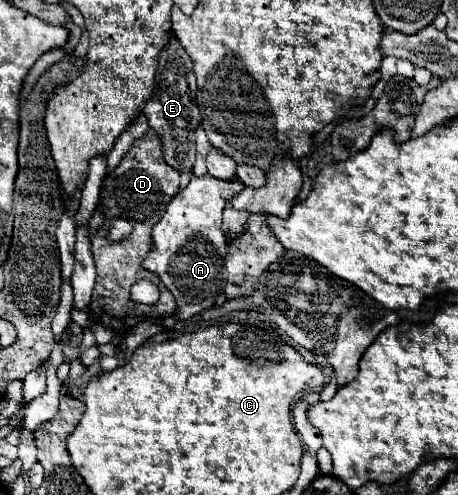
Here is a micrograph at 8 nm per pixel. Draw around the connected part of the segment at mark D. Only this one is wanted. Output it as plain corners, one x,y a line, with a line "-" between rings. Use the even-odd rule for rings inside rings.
148,129
144,137
134,141
132,149
122,157
120,167
108,173
104,181
102,197
100,197
104,225
96,229
90,239
92,257
98,269
90,313
104,327
114,329
114,331
124,331
124,327
134,327
144,317
166,317
174,313
174,307
176,307
174,295
170,295
166,285
160,283
158,275
142,267
142,259
152,251
154,223
164,215
170,199
178,193
178,189
180,189
180,175
170,165
166,165
162,139
158,139
158,135
154,135
152,129
-
110,217
124,217
134,225
134,231
122,243
112,245
104,239
-
140,279
148,279
160,289
160,299
156,305
140,305
130,299
130,287

